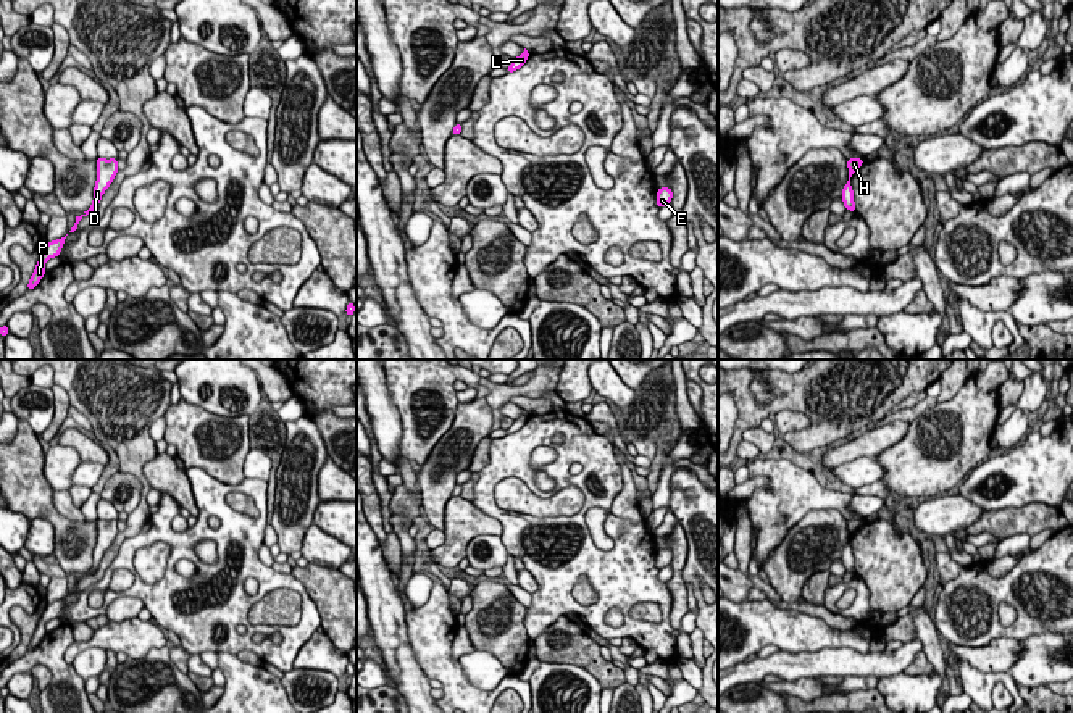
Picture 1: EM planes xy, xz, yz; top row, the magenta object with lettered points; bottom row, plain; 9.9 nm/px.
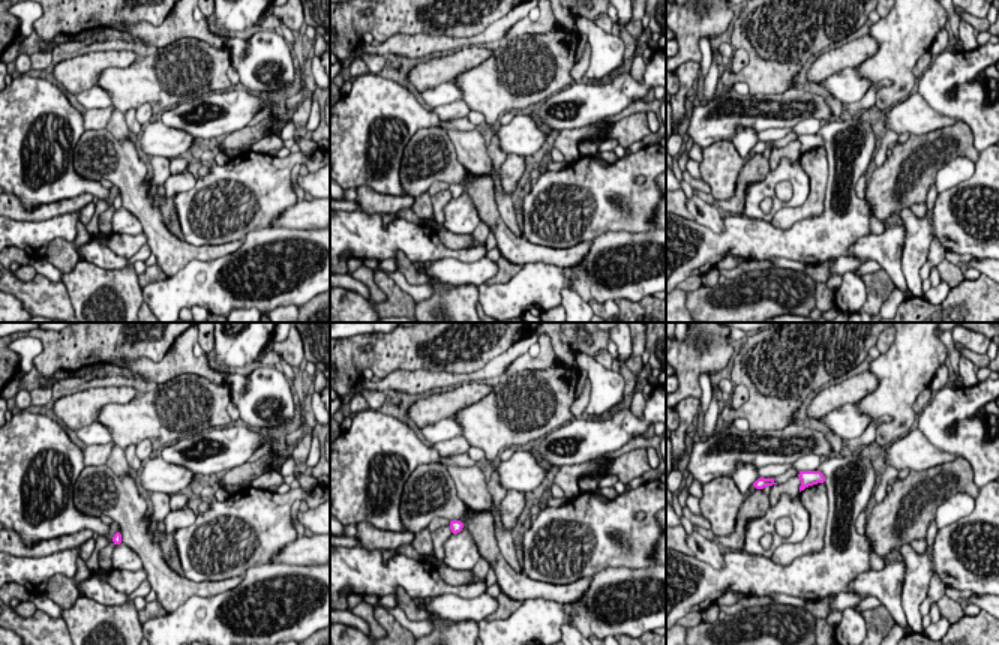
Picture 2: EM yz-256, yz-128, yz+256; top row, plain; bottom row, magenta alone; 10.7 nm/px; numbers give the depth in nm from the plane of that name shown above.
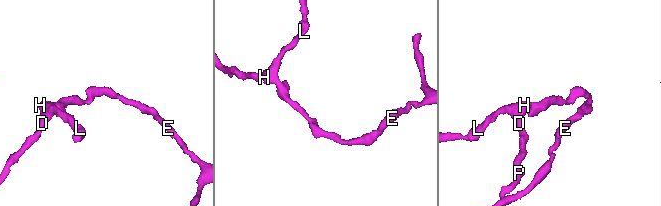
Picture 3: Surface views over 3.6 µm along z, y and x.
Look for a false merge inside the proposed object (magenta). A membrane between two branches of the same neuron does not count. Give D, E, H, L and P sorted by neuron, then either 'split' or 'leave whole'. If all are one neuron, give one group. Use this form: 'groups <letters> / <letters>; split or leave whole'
groups D E H L P; leave whole

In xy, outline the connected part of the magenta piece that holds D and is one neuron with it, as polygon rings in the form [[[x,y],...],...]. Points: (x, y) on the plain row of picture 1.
[[[97,519],[97,544],[94,548],[92,568],[87,573],[84,573],[81,577],[76,577],[76,584],[71,590],[68,590],[68,595],[73,595],[74,592],[77,592],[79,582],[84,577],[92,576],[97,571],[103,553],[113,544],[116,534],[118,534],[118,521],[116,519],[111,519],[111,521]]]

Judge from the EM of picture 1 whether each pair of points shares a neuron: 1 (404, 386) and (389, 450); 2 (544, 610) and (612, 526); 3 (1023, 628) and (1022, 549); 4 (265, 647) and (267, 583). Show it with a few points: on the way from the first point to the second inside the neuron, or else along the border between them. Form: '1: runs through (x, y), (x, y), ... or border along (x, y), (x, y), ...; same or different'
1: border along (384, 376), (389, 397), (400, 421), (400, 449); different
2: runs through (560, 584), (583, 562), (604, 562), (613, 552); same
3: border along (1035, 550), (1020, 560); different
4: runs through (249, 639), (244, 608), (252, 600); same

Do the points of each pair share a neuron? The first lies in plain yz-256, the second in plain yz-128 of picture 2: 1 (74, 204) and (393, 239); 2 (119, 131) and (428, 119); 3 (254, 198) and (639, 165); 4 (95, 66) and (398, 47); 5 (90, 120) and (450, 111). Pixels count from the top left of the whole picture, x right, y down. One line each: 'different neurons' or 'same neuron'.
1: different neurons
2: different neurons
3: same neuron
4: different neurons
5: same neuron

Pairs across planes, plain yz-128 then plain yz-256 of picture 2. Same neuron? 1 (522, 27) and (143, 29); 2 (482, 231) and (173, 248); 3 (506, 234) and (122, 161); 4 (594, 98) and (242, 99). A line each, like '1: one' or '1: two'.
1: one
2: two
3: one
4: one

